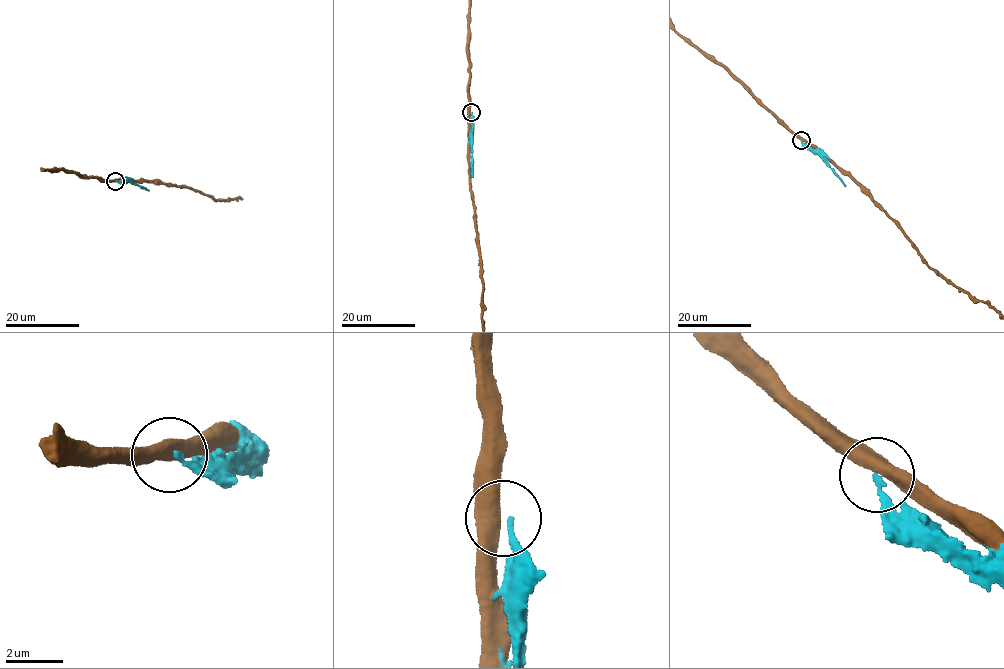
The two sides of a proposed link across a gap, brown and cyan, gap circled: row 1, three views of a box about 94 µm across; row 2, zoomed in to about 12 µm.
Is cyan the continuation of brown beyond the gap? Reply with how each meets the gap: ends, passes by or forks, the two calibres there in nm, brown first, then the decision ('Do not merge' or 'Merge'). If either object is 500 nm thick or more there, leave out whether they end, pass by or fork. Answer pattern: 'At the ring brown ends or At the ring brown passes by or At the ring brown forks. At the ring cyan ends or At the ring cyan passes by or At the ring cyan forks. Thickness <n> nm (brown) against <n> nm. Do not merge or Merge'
Thickness 500 nm (brown) against 200 nm. Do not merge

